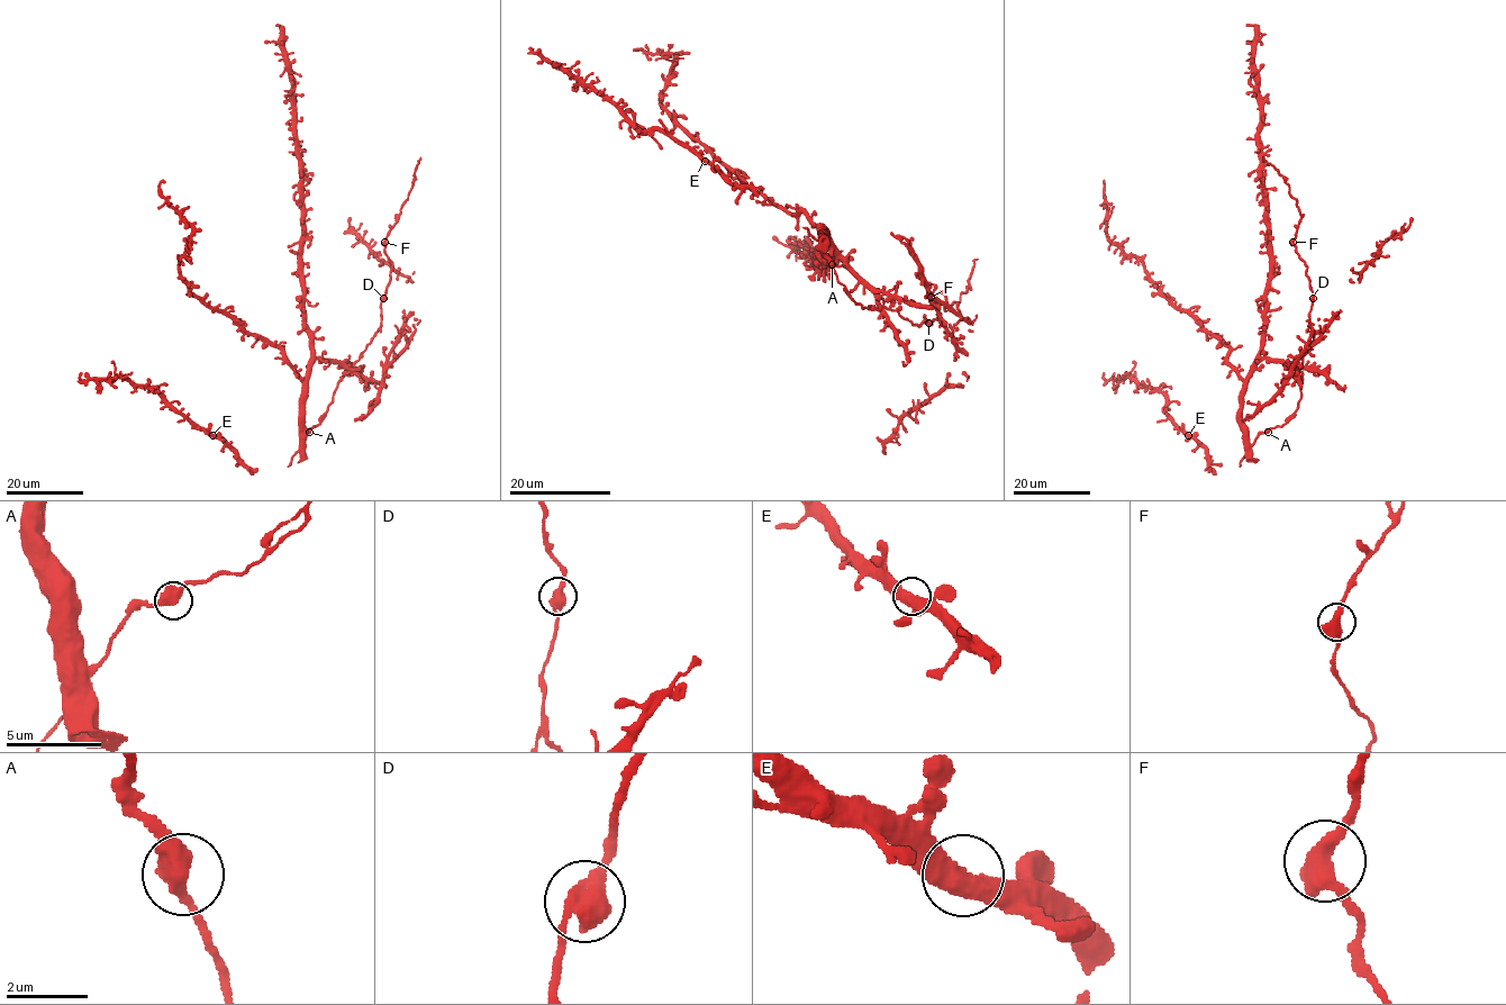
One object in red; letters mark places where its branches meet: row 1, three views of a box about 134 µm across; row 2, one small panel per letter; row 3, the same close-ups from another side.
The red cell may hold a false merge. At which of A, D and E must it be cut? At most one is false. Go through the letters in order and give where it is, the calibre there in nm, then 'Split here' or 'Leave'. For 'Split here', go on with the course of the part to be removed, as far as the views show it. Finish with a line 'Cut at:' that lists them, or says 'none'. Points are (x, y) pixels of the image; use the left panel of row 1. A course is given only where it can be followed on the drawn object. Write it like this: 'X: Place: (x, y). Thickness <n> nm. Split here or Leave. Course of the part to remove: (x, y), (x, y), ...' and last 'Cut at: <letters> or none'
A: Place: (309, 432). Thickness 480 nm. Leave
D: Place: (383, 298). Thickness 460 nm. Leave
E: Place: (212, 435). Thickness 500 nm. Leave
Cut at: none

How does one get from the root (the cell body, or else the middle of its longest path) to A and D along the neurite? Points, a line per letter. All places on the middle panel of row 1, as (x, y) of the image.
A: (823, 233), (823, 246), (832, 264)
D: (823, 233), (828, 244), (882, 306), (896, 309), (914, 325), (925, 318), (927, 323)

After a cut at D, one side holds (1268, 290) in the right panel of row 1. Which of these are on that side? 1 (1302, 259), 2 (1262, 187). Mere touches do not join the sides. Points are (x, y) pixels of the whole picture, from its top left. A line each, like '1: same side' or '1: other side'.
1: other side
2: same side

